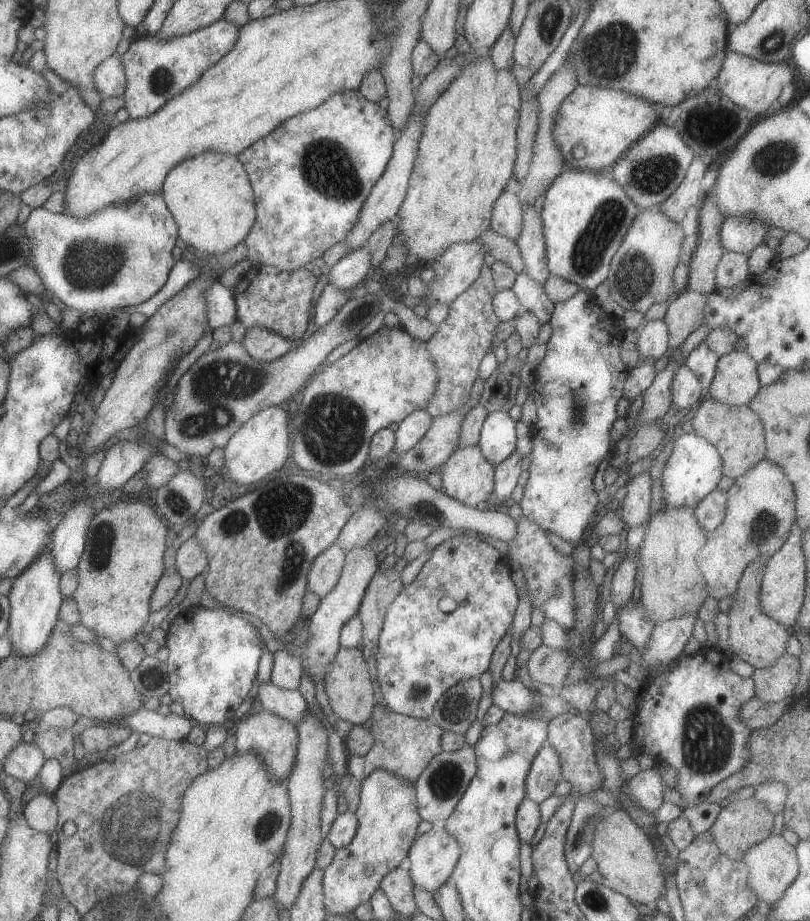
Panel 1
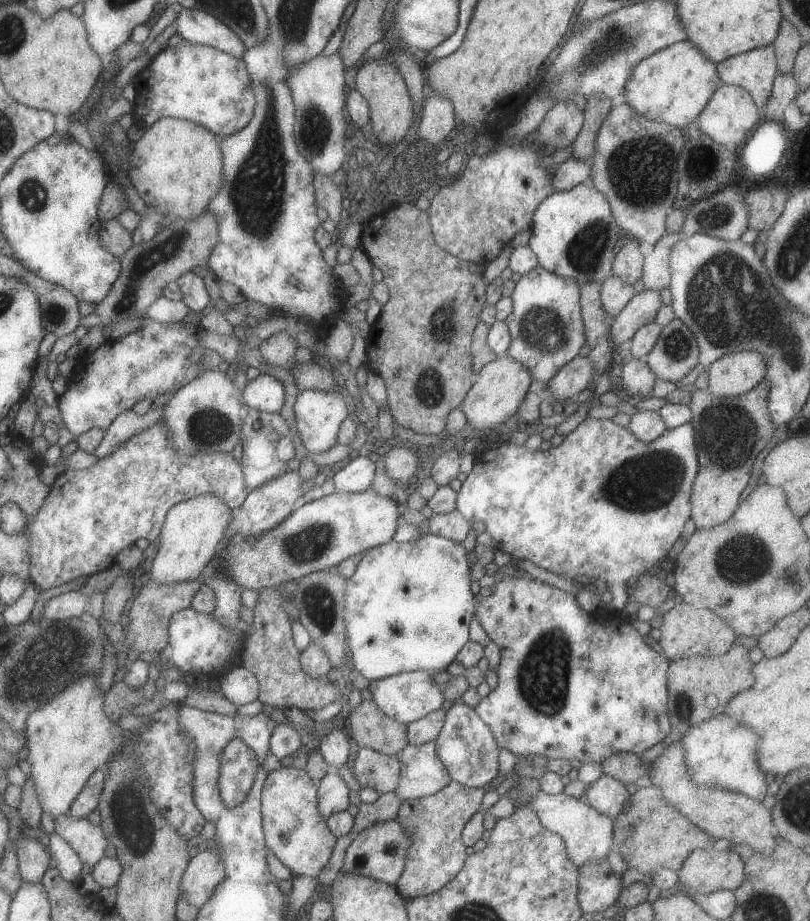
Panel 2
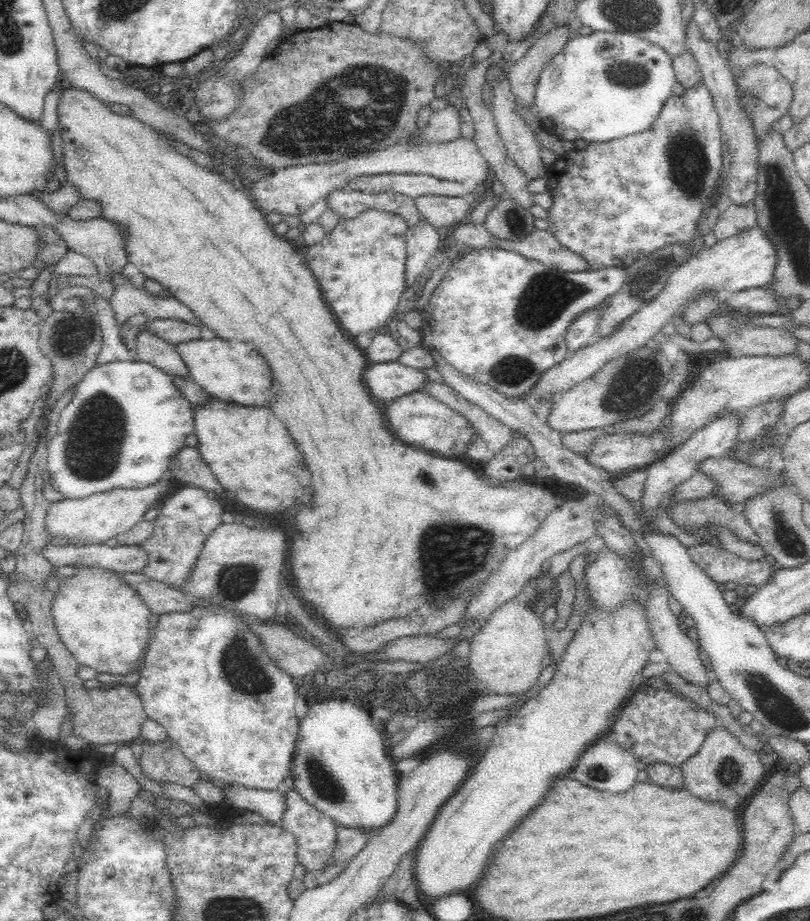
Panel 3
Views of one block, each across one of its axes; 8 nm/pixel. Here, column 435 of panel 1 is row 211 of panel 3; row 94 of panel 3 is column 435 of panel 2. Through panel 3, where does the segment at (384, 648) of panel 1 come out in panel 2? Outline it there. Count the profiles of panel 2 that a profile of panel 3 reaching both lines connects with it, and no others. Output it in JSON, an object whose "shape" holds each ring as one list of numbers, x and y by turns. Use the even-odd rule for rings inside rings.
{"shape":[[406,672,396,674,380,680,371,681,369,689,372,691,373,702,388,718,394,718,398,723,411,724,420,718,439,710,445,698,441,686,432,679,433,672]]}

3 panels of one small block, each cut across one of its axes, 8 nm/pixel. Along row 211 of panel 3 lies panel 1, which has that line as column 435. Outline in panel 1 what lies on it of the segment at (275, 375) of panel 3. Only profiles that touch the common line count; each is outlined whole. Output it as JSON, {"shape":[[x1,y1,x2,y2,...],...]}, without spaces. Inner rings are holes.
{"shape":[[481,55,471,61,467,61,461,69,460,74,451,81,450,87,434,102,425,116,425,128,421,140,419,141,418,155,412,170,412,175,407,189,407,196,398,212,396,221,398,222,401,239,410,253,413,253,419,261,425,261,431,265,436,261,453,243,473,242,477,240,485,231,491,227,492,212,496,200,511,187,510,180,515,172,517,160,517,129,520,121,520,110,523,88,516,81,511,68,496,69,490,55]]}

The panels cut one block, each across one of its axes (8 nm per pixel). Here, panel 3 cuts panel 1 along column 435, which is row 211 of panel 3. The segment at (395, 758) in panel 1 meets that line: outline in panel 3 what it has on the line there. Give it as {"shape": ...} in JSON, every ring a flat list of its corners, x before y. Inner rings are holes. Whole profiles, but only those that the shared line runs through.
{"shape":[[752,200,746,206,737,206,731,203,722,212,722,216,718,216,718,220,716,220,712,231,718,241,724,240,743,230,755,227,757,225,756,222,757,211,755,208,755,200]]}

